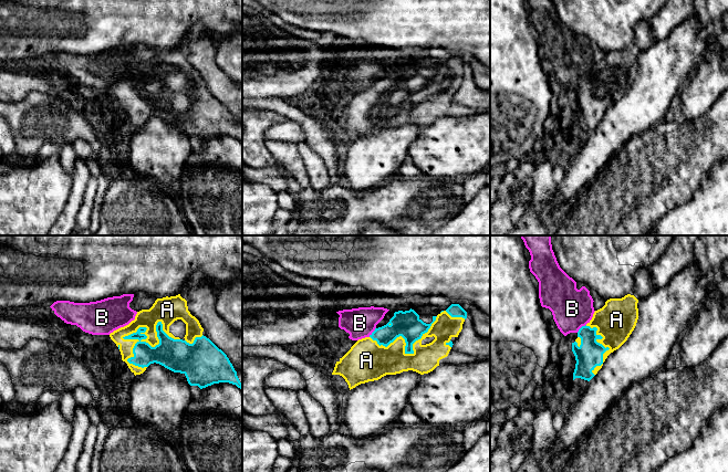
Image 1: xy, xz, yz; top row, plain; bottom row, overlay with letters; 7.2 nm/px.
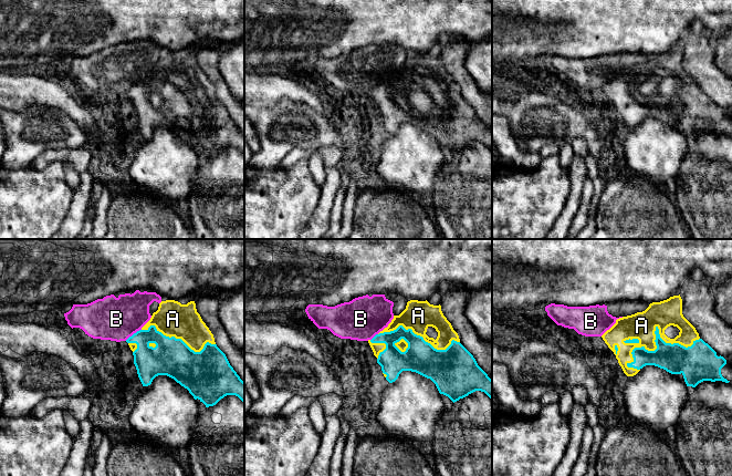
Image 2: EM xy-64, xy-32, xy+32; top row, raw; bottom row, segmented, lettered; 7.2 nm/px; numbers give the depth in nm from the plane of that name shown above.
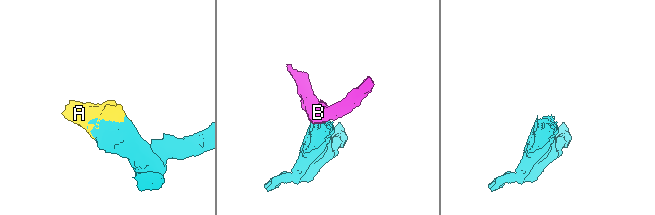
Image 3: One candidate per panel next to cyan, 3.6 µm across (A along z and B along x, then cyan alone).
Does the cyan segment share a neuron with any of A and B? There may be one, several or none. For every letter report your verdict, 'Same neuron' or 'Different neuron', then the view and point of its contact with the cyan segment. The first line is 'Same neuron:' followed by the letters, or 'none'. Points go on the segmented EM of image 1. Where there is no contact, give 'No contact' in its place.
Same neuron: A
A: Same neuron. Touches cyan at xy (158, 337)
B: Different neuron. Touches cyan at xz (373, 332)

